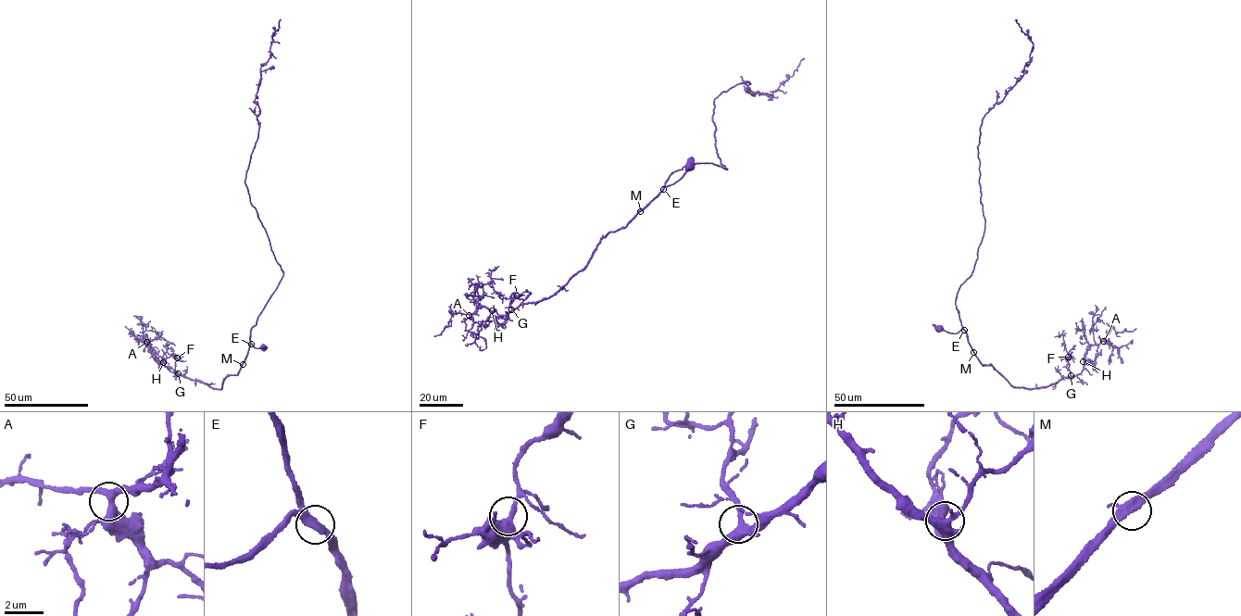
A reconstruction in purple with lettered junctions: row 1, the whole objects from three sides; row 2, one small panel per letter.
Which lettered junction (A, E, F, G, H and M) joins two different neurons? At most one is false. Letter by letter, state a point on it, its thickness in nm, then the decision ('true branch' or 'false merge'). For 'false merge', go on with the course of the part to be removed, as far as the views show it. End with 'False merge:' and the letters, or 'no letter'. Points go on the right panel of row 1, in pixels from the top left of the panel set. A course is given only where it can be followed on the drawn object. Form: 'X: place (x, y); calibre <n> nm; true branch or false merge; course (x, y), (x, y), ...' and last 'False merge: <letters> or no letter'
A: place (1103, 341); calibre 360 nm; true branch
E: place (964, 330); calibre 340 nm; true branch
F: place (1068, 357); calibre 380 nm; true branch
G: place (1071, 375); calibre 340 nm; true branch
H: place (1083, 361); calibre 360 nm; true branch
M: place (973, 352); calibre 320 nm; true branch
False merge: no letter

